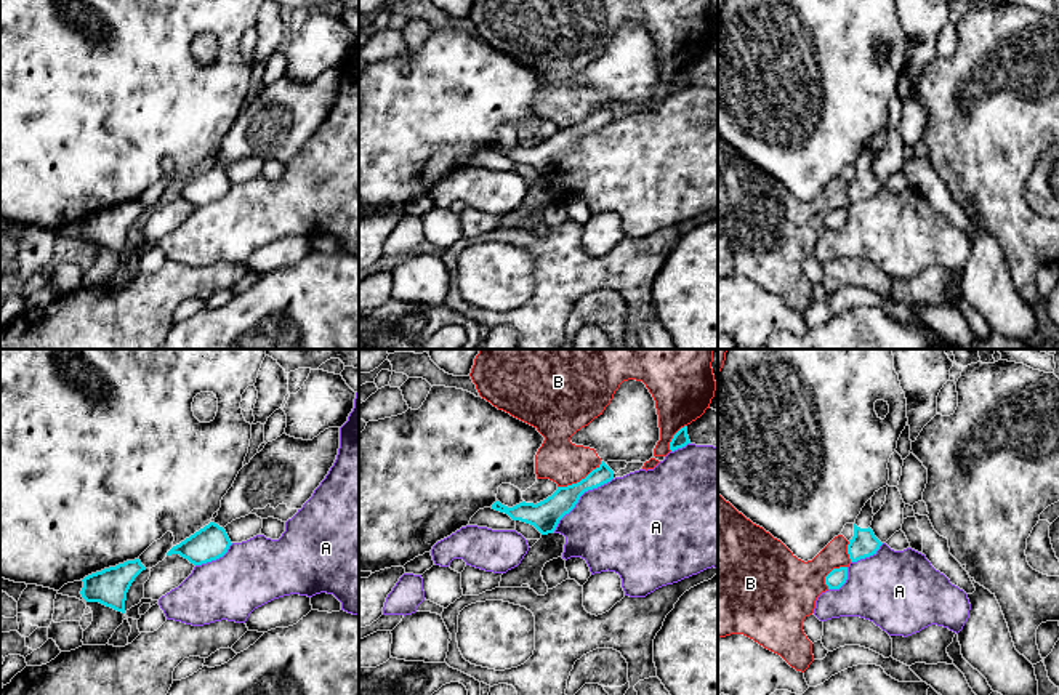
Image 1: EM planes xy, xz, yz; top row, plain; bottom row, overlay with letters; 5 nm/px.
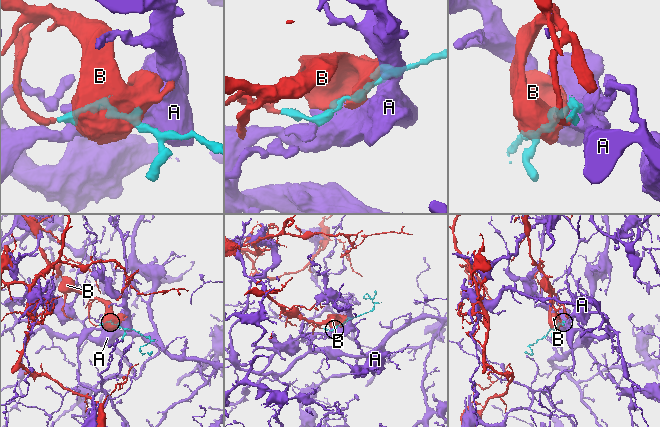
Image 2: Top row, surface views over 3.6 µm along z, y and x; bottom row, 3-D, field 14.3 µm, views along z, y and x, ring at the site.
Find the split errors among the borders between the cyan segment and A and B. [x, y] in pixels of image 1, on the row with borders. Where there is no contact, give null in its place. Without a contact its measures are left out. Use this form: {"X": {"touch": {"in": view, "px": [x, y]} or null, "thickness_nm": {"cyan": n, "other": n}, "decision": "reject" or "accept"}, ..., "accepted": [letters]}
{"A": {"touch": {"in": "xz", "px": [579, 498]}, "thickness_nm": {"cyan": 150, "other": 460}, "decision": "reject"}, "B": {"touch": {"in": "xz", "px": [580, 481]}, "thickness_nm": {"cyan": 150, "other": 220}, "decision": "reject"}, "accepted": []}

